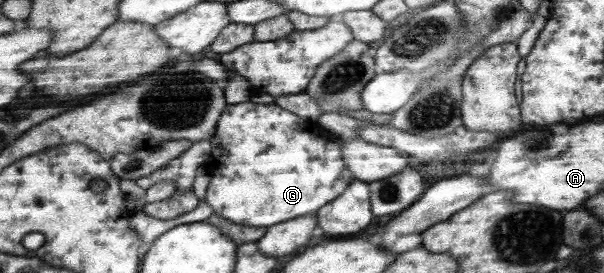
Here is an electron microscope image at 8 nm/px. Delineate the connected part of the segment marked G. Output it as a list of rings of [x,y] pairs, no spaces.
[[[244,96],[231,98],[211,142],[211,158],[204,164],[210,174],[206,204],[218,216],[246,226],[274,226],[296,216],[314,214],[318,208],[335,200],[355,180],[344,162],[343,142],[315,123],[304,123],[299,114],[274,104],[256,104]]]

